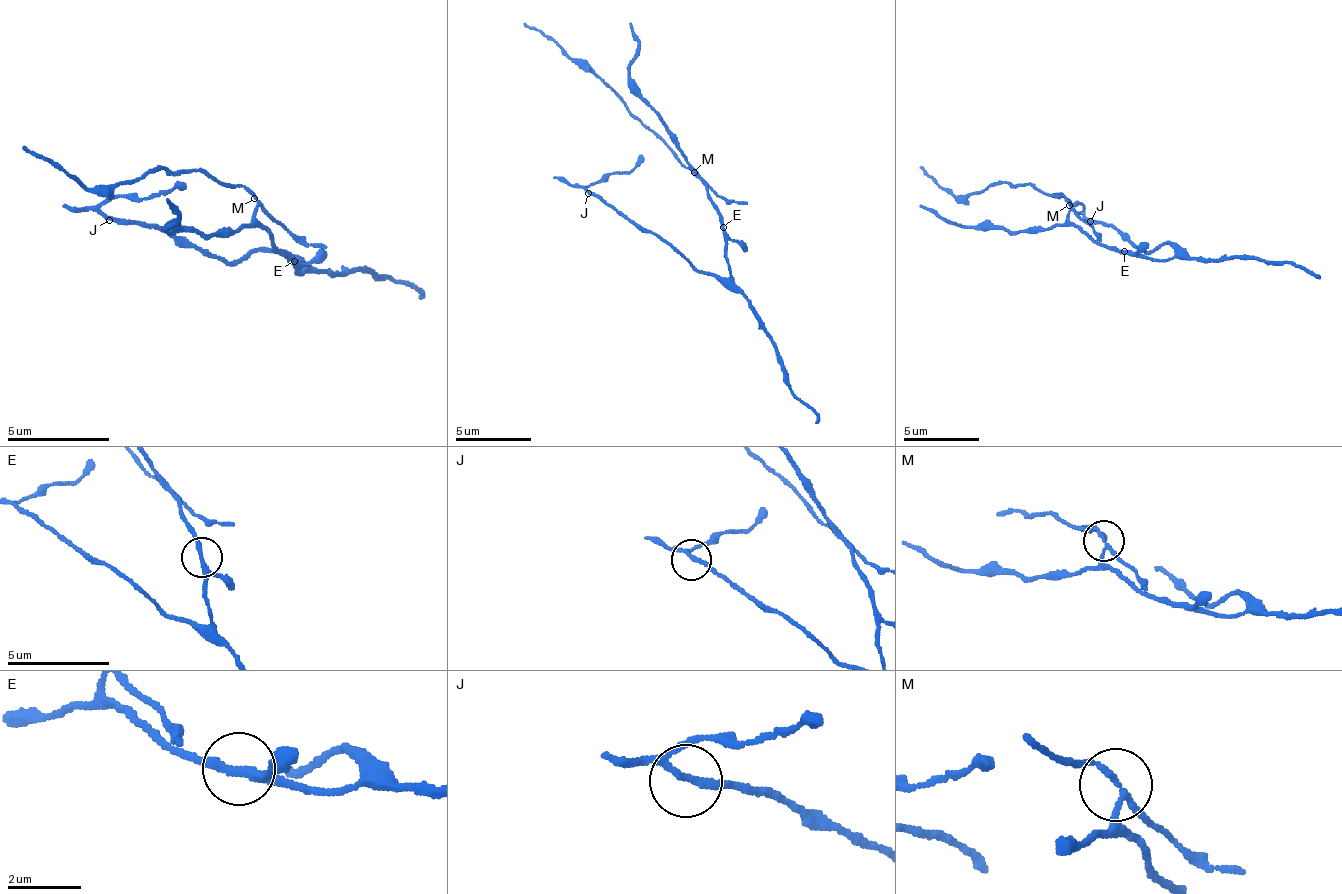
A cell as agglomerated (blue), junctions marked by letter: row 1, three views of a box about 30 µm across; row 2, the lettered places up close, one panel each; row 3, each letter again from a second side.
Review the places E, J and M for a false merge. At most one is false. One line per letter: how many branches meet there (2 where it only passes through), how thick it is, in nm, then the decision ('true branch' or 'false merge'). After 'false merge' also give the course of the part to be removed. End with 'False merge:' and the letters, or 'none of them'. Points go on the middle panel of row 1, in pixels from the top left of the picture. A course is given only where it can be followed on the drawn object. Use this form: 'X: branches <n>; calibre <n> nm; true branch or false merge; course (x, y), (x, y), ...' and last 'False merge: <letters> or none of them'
E: branches 3; calibre 190 nm; true branch
J: branches 3; calibre 150 nm; true branch
M: branches 3; calibre 140 nm; false merge; course (693, 171), (618, 99), (523, 23)
False merge: M

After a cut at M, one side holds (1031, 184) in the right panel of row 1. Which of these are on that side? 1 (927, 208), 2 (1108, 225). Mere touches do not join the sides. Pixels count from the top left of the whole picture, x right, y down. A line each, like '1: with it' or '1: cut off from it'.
1: cut off from it
2: cut off from it

